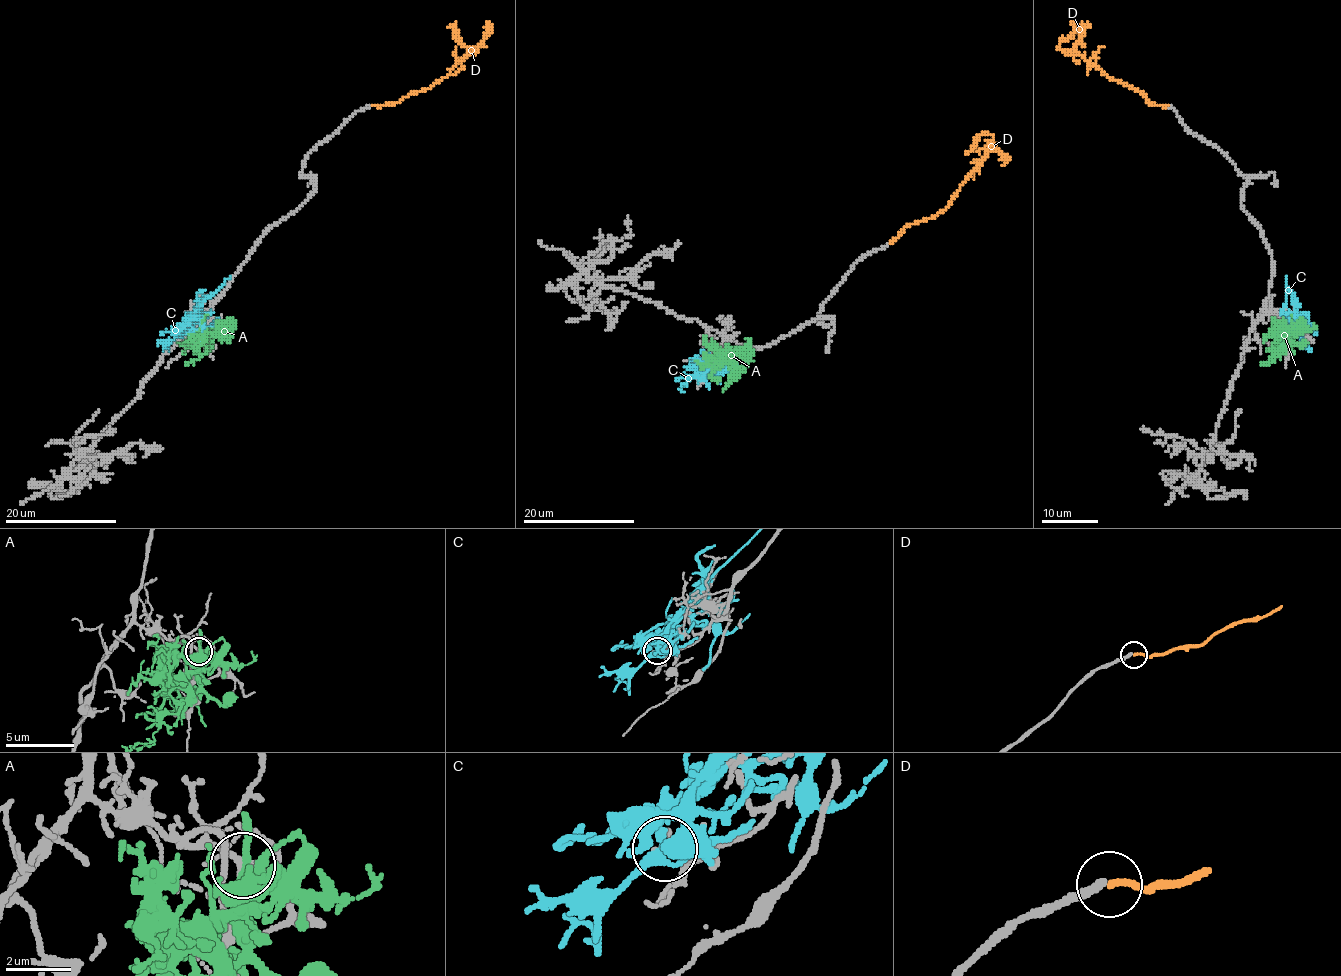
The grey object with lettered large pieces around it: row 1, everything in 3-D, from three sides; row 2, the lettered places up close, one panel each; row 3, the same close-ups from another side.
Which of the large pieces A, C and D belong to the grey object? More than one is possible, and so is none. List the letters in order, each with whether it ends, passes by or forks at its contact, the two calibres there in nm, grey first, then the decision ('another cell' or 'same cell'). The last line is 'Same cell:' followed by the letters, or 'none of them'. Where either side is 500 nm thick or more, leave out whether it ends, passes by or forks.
A: it passes by; 160 nm thick on the grey side, 170 nm on the other; another cell
C: it forks there; 240 nm thick on the grey side, 240 nm on the other; another cell
D: it ends there; 260 nm thick on the grey side, 180 nm on the other; same cell
Same cell: D

